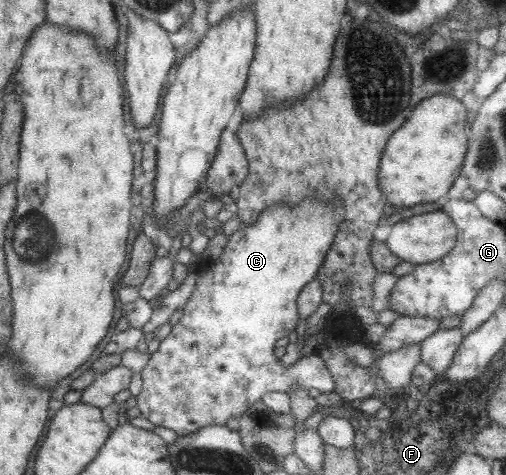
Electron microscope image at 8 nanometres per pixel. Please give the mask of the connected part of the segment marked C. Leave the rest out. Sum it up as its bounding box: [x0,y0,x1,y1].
[135,197,343,436]

